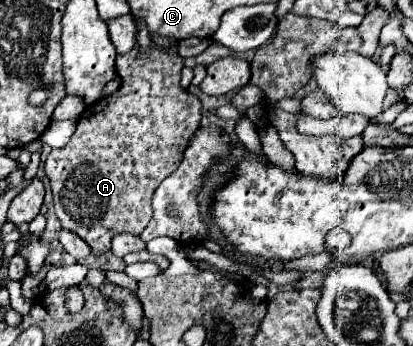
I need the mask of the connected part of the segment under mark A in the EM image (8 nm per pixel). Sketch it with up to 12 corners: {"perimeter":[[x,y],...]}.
{"perimeter":[[117,55],[45,171],[95,255],[139,235],[201,121],[183,59]]}

